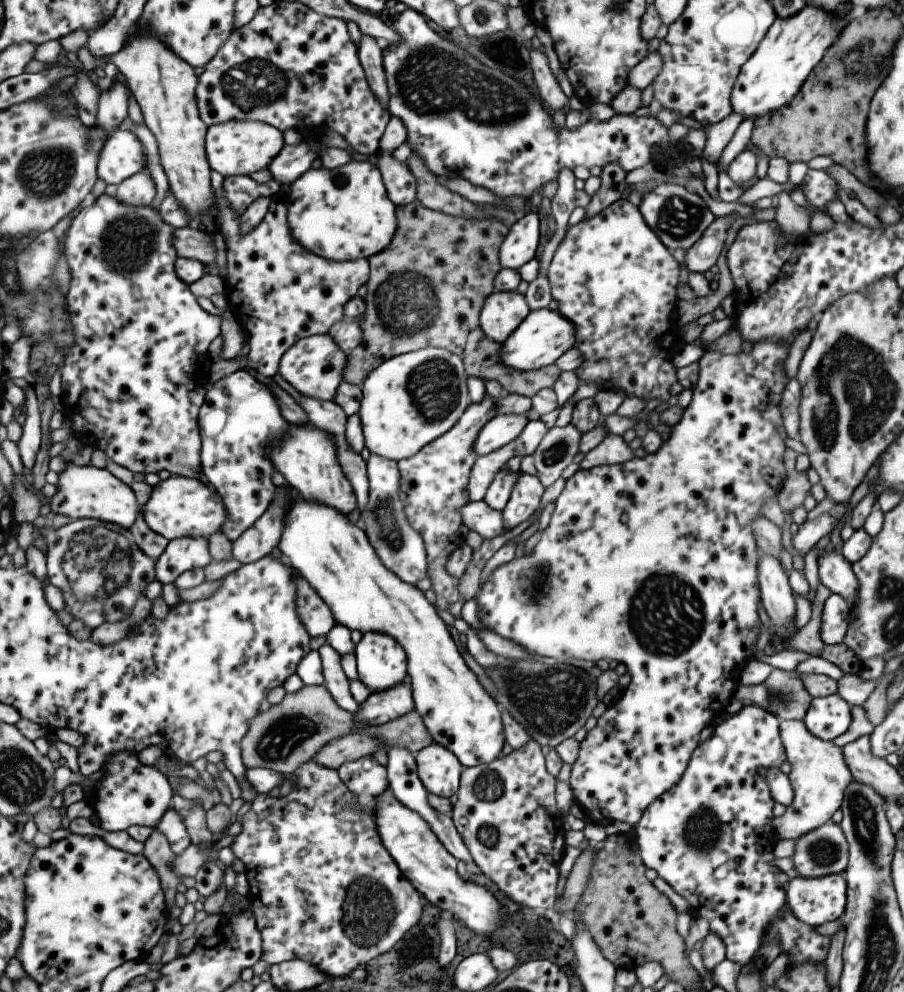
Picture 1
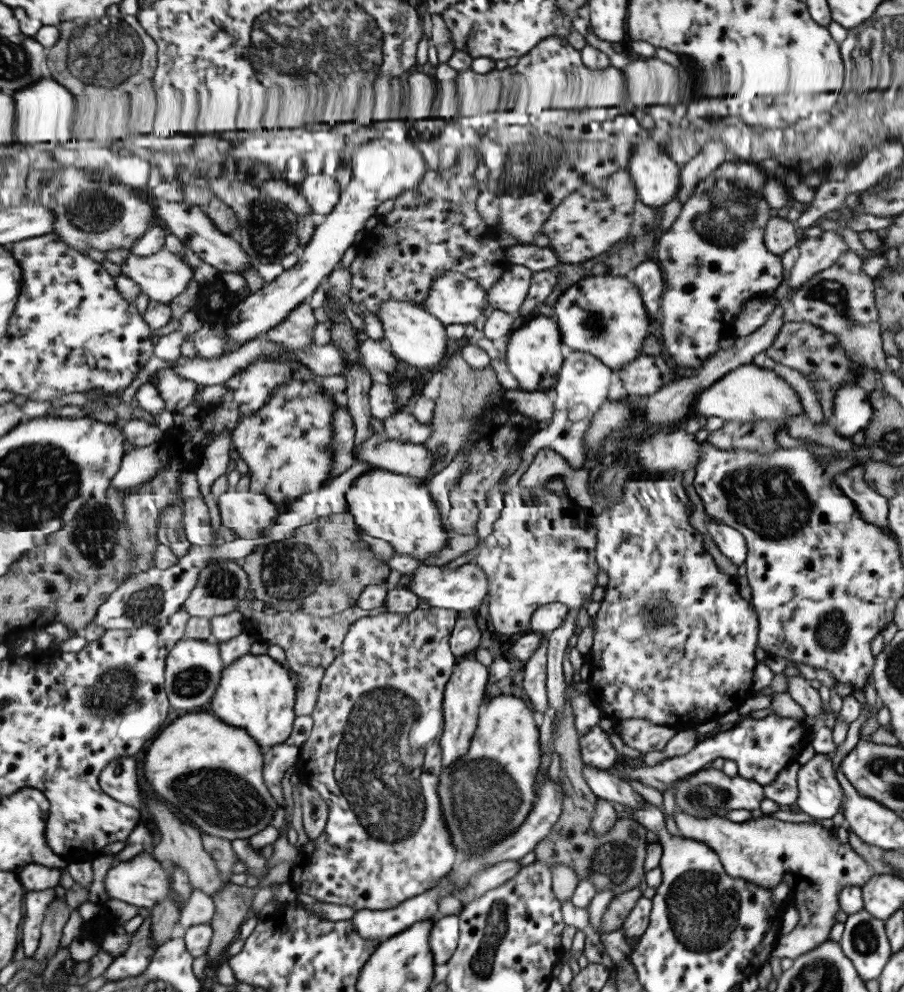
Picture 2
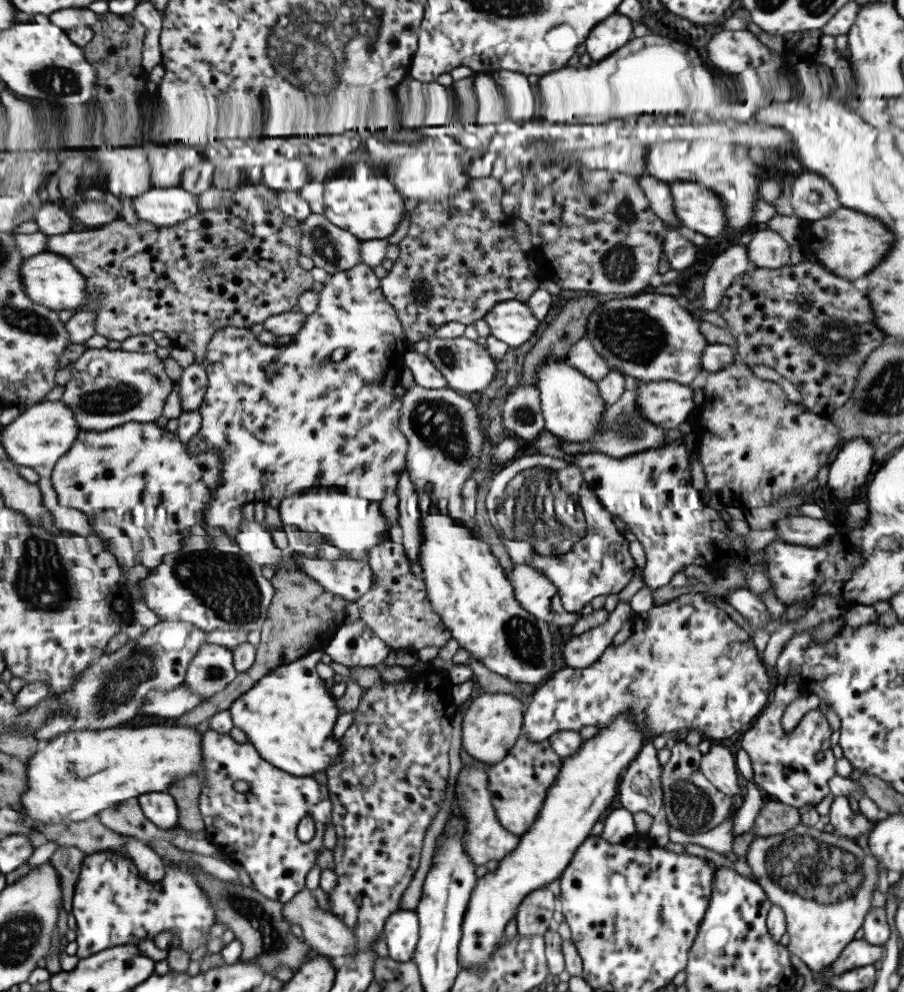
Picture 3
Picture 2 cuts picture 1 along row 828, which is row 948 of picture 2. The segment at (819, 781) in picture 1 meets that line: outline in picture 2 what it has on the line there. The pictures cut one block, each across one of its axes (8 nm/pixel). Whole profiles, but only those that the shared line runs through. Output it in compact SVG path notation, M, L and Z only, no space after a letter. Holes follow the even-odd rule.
M677 805L674 806L673 813L672 813L673 820L676 824L677 834L681 834L683 838L687 838L689 840L693 840L695 842L701 842L704 844L705 847L709 848L711 851L717 854L722 867L725 869L725 872L730 877L741 877L742 879L748 880L753 884L762 886L762 887L769 887L770 889L773 888L779 881L783 881L788 886L789 891L789 902L794 904L797 908L797 912L799 912L799 920L795 927L787 933L786 935L779 935L778 942L776 943L776 948L774 948L770 954L772 956L776 956L777 958L797 958L802 954L808 953L810 950L817 948L825 939L829 936L829 930L833 924L837 921L834 919L834 914L837 912L838 908L838 892L842 886L851 885L851 886L860 886L865 882L868 881L873 875L869 873L867 869L867 864L859 857L851 847L849 843L841 844L838 842L835 834L831 834L829 831L825 831L817 821L813 821L813 823L793 823L793 822L784 822L773 817L758 817L757 819L748 819L744 822L731 822L726 817L711 817L711 818L697 818L696 816L687 814L684 810L678 808Z

